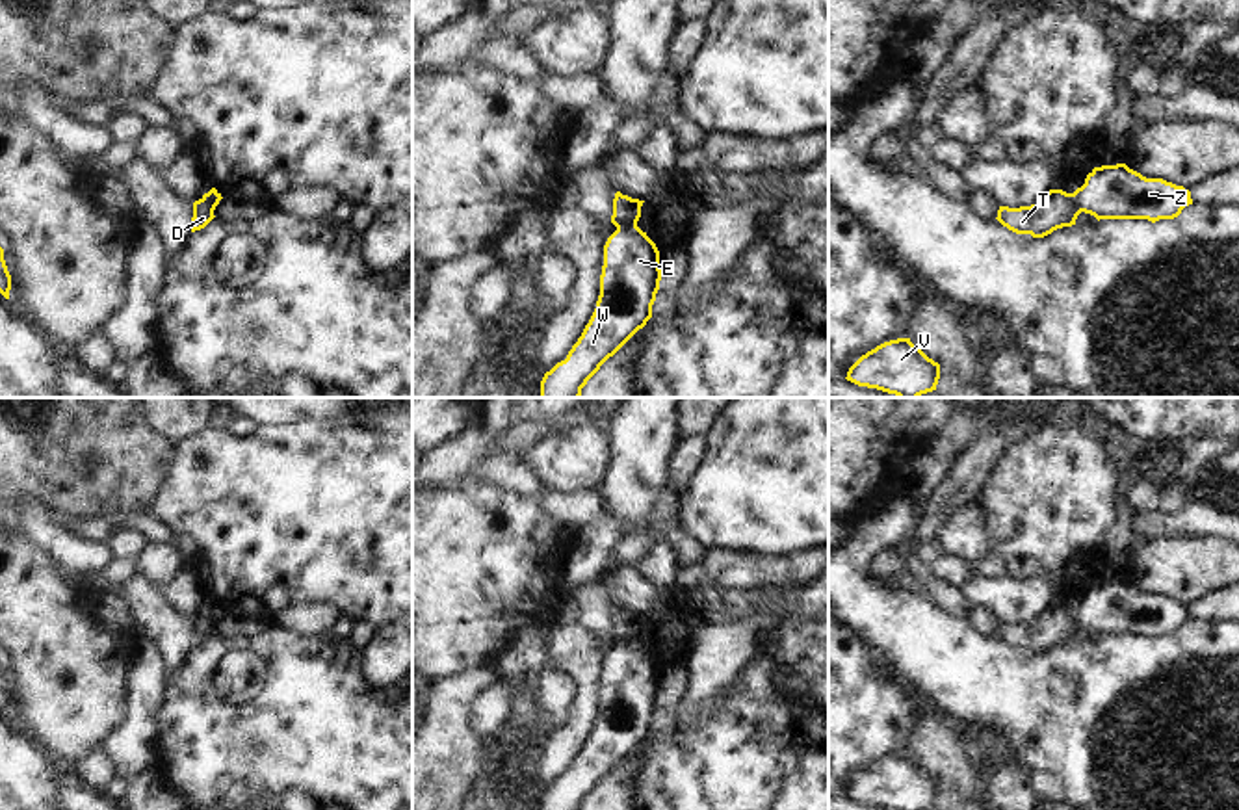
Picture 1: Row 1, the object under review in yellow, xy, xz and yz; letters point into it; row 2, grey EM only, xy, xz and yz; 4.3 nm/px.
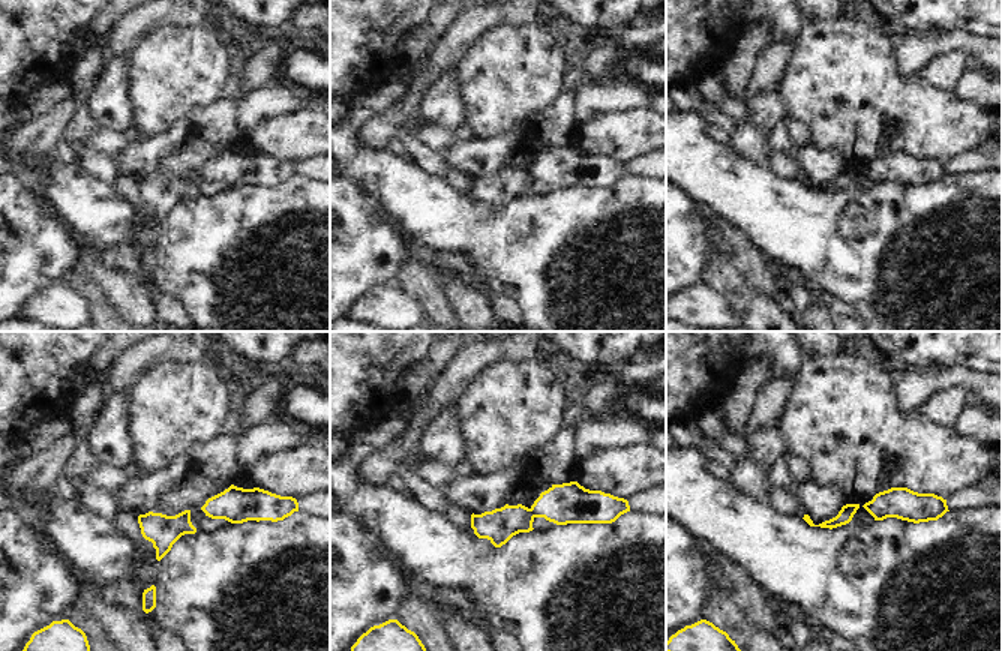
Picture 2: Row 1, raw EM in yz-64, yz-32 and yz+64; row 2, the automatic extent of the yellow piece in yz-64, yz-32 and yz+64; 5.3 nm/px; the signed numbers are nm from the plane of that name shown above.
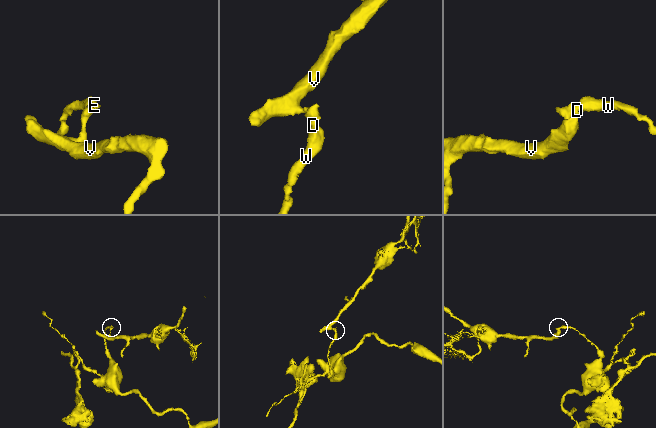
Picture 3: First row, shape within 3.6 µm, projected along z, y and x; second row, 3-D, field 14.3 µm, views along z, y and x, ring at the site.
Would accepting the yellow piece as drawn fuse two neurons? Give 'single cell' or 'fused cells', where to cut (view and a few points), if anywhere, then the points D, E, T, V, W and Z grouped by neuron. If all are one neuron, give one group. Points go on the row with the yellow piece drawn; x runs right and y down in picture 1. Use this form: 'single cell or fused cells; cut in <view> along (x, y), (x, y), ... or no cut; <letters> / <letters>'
fused cells; cut in xz along (636, 223), (621, 223), (617, 227); D T V / E W Z

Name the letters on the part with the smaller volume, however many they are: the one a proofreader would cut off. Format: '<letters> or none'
D, T, V

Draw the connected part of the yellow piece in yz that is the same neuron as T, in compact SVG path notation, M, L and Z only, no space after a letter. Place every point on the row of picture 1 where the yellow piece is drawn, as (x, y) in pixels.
M1050 189L1040 202L1031 206L1009 208L999 206L998 221L1016 234L1044 238L1057 229L1076 225L1081 210L1063 189Z

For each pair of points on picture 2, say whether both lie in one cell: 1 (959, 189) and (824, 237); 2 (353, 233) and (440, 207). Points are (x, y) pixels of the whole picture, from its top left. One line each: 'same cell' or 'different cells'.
1: same cell
2: different cells

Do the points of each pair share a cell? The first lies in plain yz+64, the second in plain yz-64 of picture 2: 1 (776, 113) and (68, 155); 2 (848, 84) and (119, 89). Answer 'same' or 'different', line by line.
1: different
2: different

